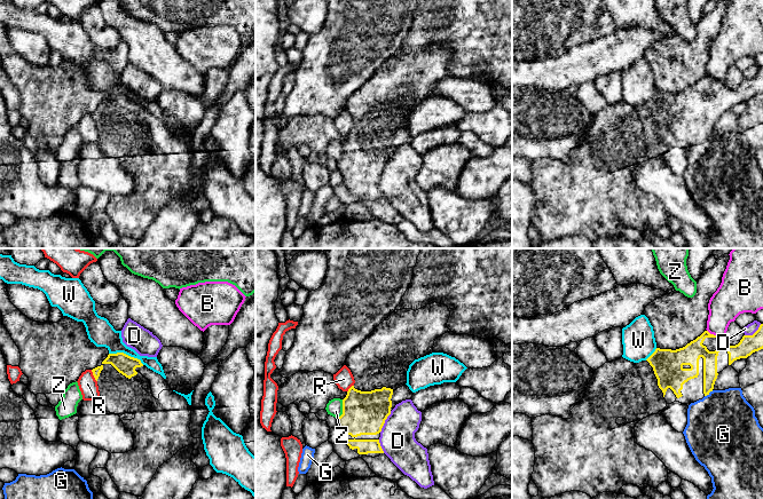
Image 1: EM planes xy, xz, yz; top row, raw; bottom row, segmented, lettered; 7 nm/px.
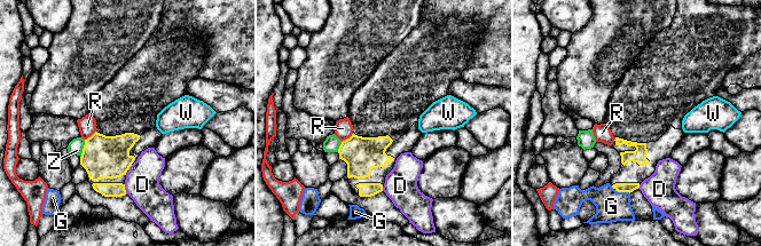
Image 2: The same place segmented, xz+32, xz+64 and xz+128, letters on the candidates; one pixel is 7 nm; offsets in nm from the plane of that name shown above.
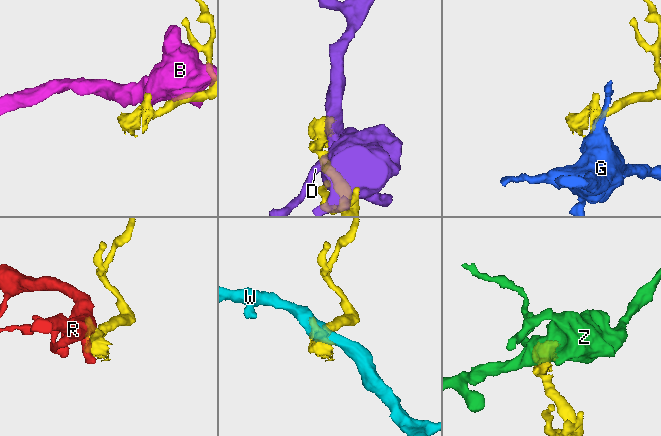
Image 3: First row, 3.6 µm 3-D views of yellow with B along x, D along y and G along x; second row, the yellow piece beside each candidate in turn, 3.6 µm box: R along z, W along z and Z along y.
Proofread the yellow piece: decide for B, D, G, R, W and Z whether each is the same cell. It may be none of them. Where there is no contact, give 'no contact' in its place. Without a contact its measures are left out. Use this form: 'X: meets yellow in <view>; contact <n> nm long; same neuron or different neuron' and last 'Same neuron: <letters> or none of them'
B: meets yellow in yz; contact 80 nm long; different neuron
D: meets yellow in xz; contact 170 nm long; different neuron
G: meets yellow in yz; contact 80 nm long; different neuron
R: meets yellow in xy; contact 100 nm long; different neuron
W: meets yellow in xy; contact 260 nm long; different neuron
Z: meets yellow in xz; contact 150 nm long; different neuron
Same neuron: none of them

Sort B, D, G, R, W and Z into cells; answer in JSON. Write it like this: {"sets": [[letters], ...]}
{"sets": [["B"], ["D"], ["G"], ["R"], ["W"], ["Z"]]}

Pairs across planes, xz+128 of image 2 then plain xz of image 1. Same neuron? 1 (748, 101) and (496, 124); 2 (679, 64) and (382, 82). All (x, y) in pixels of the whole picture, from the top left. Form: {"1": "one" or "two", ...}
{"1": "two", "2": "one"}

